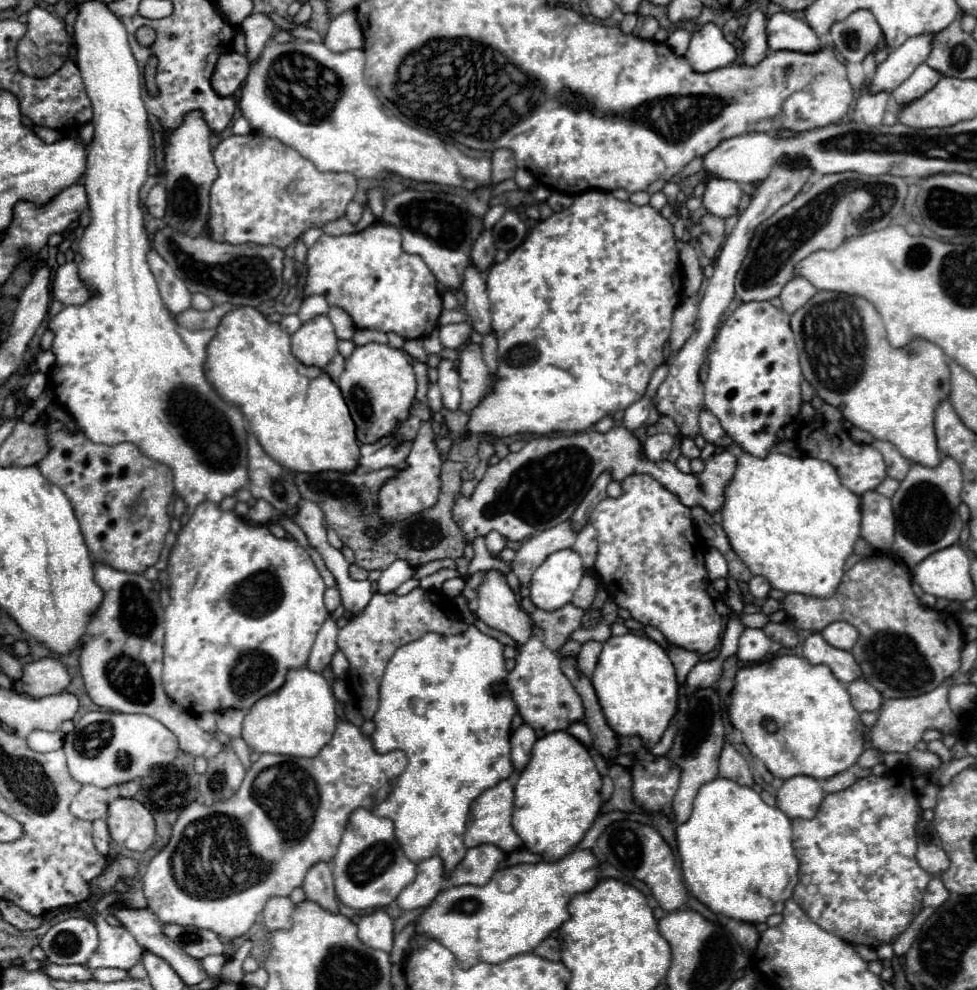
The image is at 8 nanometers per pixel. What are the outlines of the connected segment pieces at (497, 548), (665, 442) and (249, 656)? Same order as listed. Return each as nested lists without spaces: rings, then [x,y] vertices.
[[[490,531],[484,539],[486,539],[486,547],[488,547],[490,555],[492,555],[494,559],[498,559],[498,553],[506,547],[506,539],[504,539],[502,535],[498,535],[496,531]]]
[[[656,433],[656,435],[652,435],[652,437],[648,437],[644,441],[644,455],[650,461],[662,461],[662,459],[668,457],[672,445],[674,445],[674,437],[672,435]]]
[[[200,503],[190,517],[190,521],[184,525],[184,529],[178,533],[176,545],[172,547],[172,555],[168,561],[168,575],[170,575],[170,605],[166,607],[166,635],[164,635],[164,669],[162,669],[162,685],[166,695],[188,709],[192,715],[200,715],[206,711],[224,711],[224,709],[250,709],[258,699],[272,695],[282,687],[286,681],[286,673],[290,669],[304,667],[310,655],[310,649],[314,645],[316,633],[322,627],[322,623],[328,619],[328,611],[324,607],[324,591],[326,585],[322,581],[322,575],[318,573],[312,557],[308,551],[292,537],[278,539],[264,525],[250,525],[248,521],[236,517],[232,511],[220,511],[216,503]]]

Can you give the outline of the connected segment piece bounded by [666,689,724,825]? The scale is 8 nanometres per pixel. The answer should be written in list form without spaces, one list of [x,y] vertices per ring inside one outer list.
[[[698,689],[696,693],[690,693],[684,725],[682,725],[682,729],[676,731],[674,745],[666,755],[670,765],[676,765],[680,769],[680,787],[678,787],[678,793],[674,795],[674,803],[672,803],[676,823],[680,823],[680,825],[690,819],[698,789],[704,783],[710,783],[718,777],[718,759],[720,759],[722,747],[724,747],[724,725],[722,725],[720,711],[722,711],[720,697],[714,689]]]

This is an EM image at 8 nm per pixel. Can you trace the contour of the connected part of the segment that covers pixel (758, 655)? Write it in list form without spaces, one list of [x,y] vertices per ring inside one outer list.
[[[744,629],[740,637],[738,659],[744,663],[758,663],[770,649],[770,639],[762,629]]]

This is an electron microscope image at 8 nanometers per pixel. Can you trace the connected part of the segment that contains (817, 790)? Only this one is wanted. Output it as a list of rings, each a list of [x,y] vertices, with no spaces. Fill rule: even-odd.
[[[796,775],[784,781],[778,789],[776,805],[790,819],[812,819],[824,799],[824,791],[818,779],[808,775]]]

